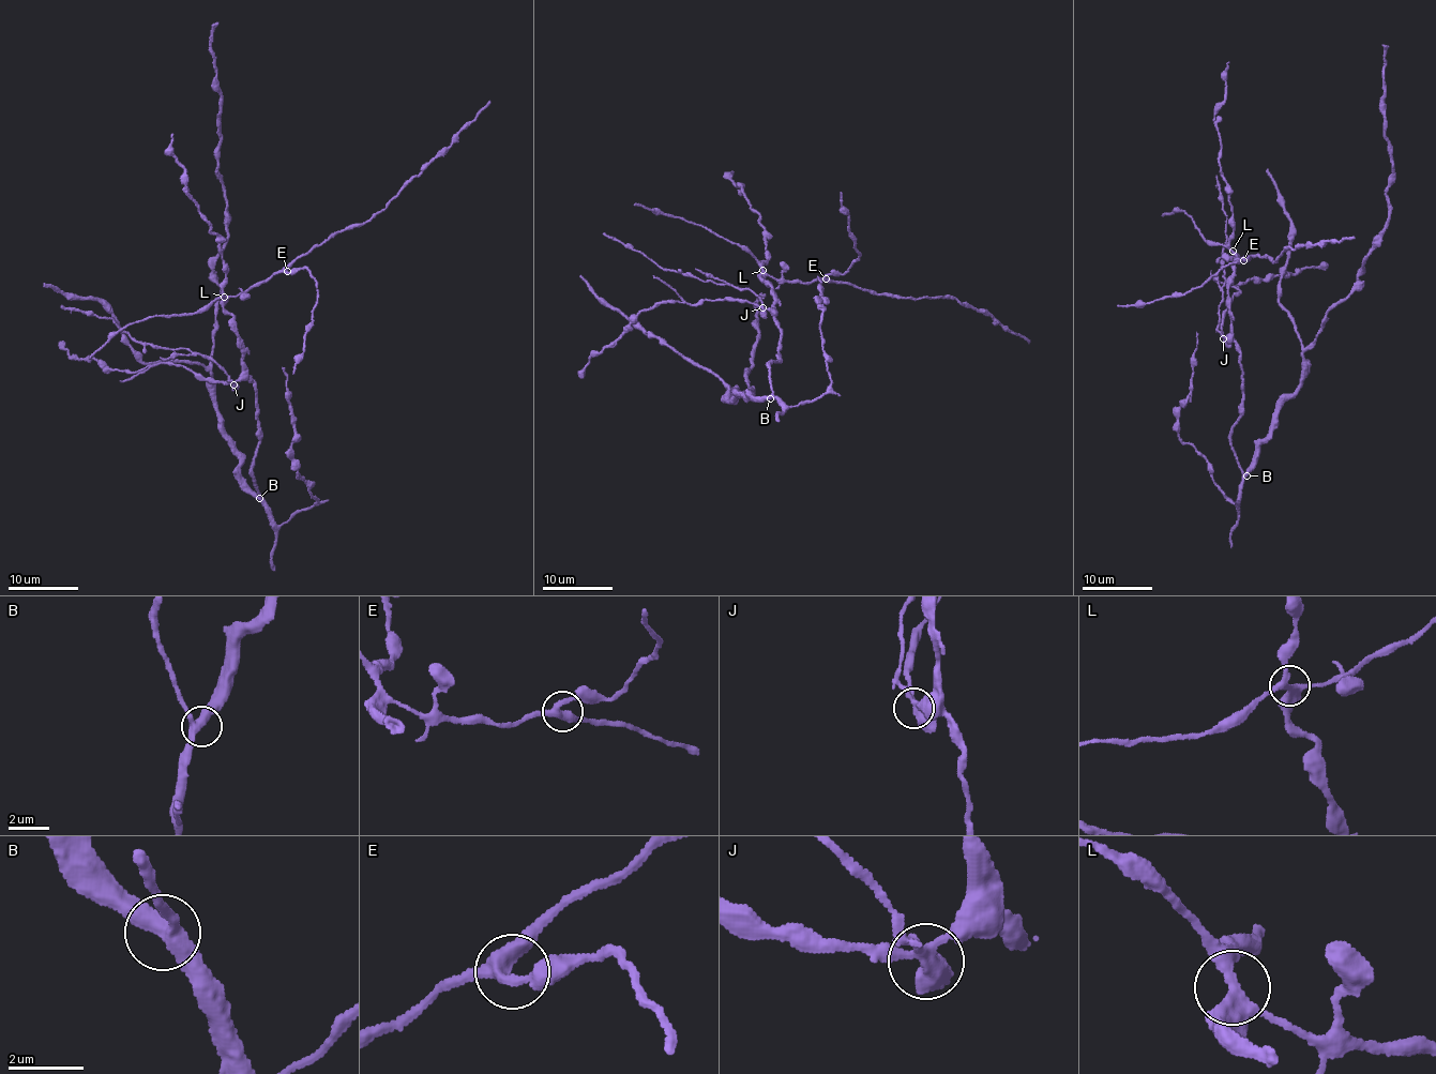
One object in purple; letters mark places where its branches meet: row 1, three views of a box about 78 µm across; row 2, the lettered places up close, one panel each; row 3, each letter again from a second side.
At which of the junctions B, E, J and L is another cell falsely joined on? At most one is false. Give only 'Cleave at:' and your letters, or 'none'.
Cleave at: J

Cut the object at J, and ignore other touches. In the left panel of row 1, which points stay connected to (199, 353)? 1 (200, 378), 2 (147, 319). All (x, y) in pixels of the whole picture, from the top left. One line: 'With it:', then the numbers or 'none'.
With it: none

